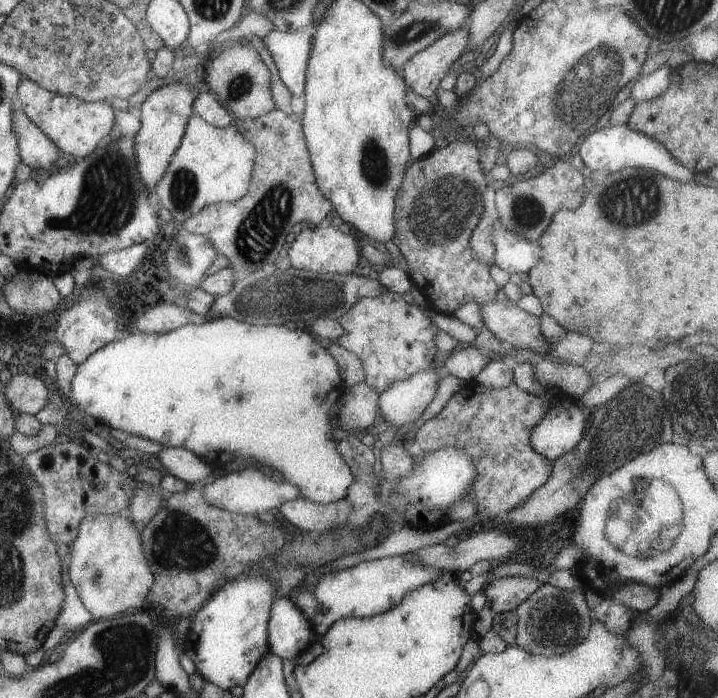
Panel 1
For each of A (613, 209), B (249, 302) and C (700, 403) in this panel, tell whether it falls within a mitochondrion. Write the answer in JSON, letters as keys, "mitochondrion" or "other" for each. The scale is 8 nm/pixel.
{"A":"mitochondrion","B":"mitochondrion","C":"mitochondrion"}

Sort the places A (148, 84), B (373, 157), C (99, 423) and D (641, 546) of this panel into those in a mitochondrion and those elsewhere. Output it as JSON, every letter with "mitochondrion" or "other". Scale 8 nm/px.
{"A":"other","B":"mitochondrion","C":"other","D":"mitochondrion"}

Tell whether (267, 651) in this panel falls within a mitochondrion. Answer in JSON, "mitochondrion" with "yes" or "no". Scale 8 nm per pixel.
{"mitochondrion":"no"}

